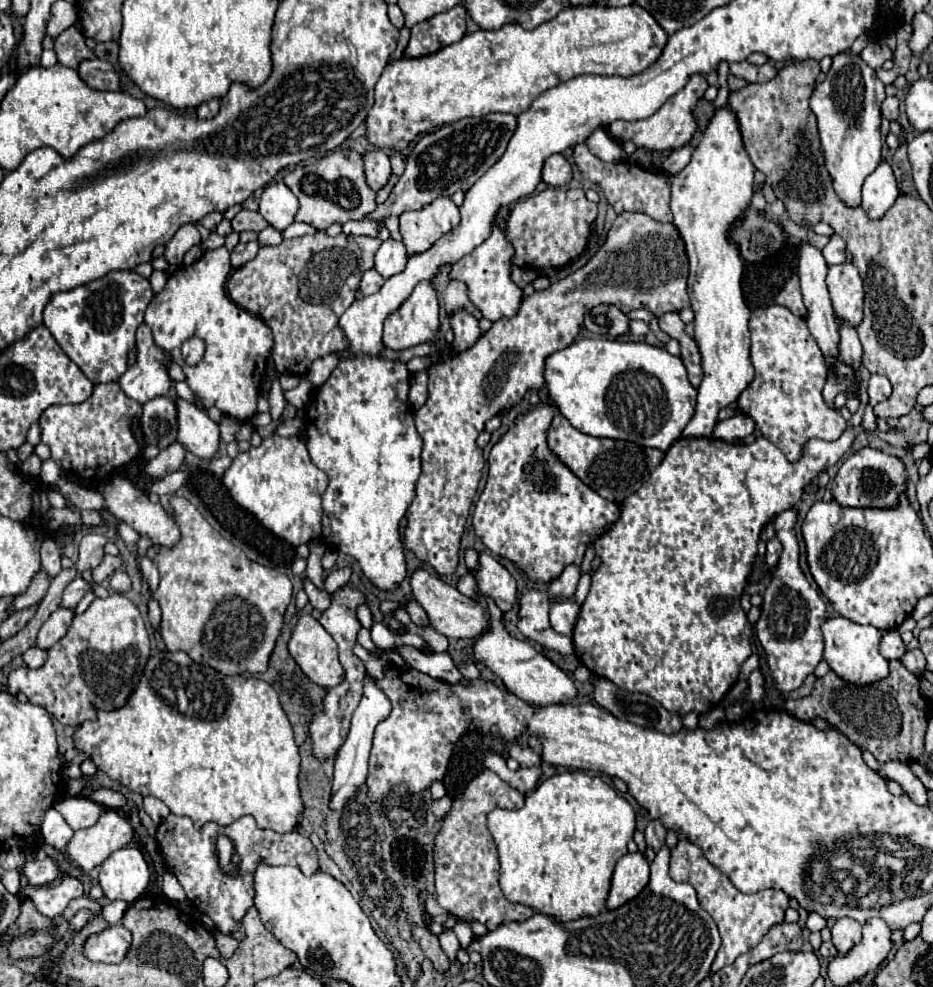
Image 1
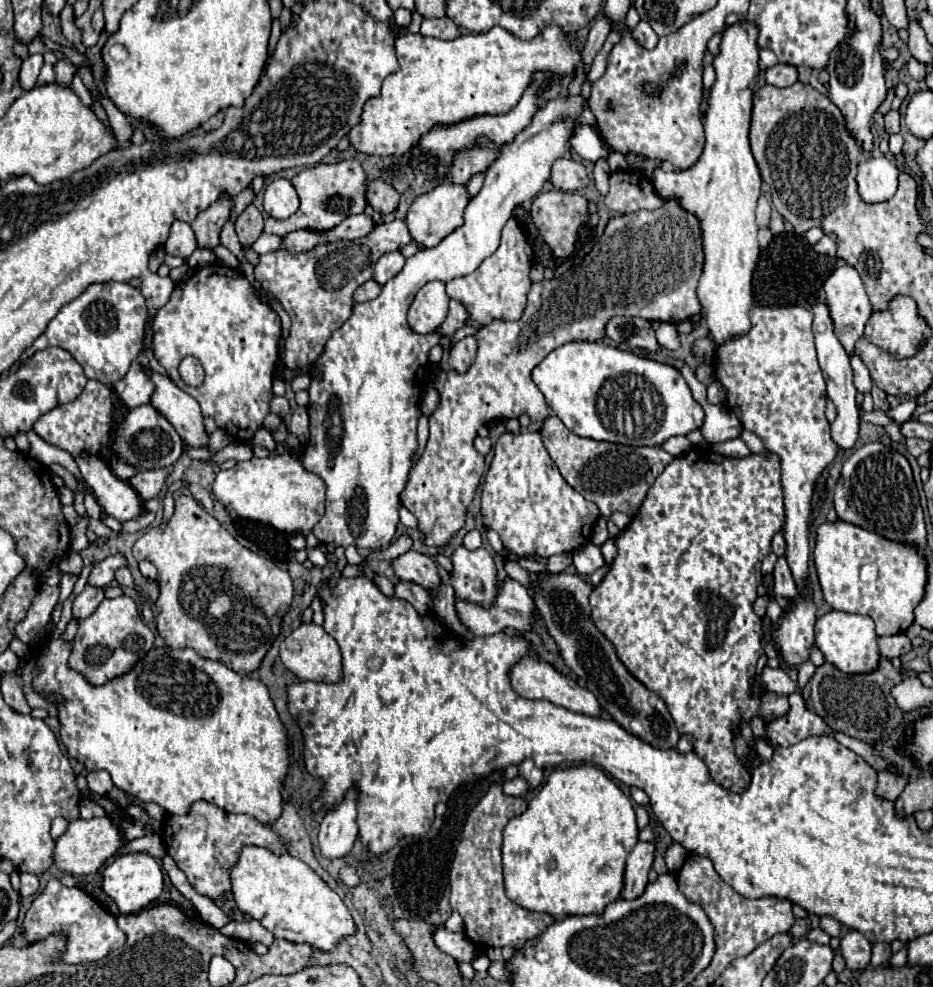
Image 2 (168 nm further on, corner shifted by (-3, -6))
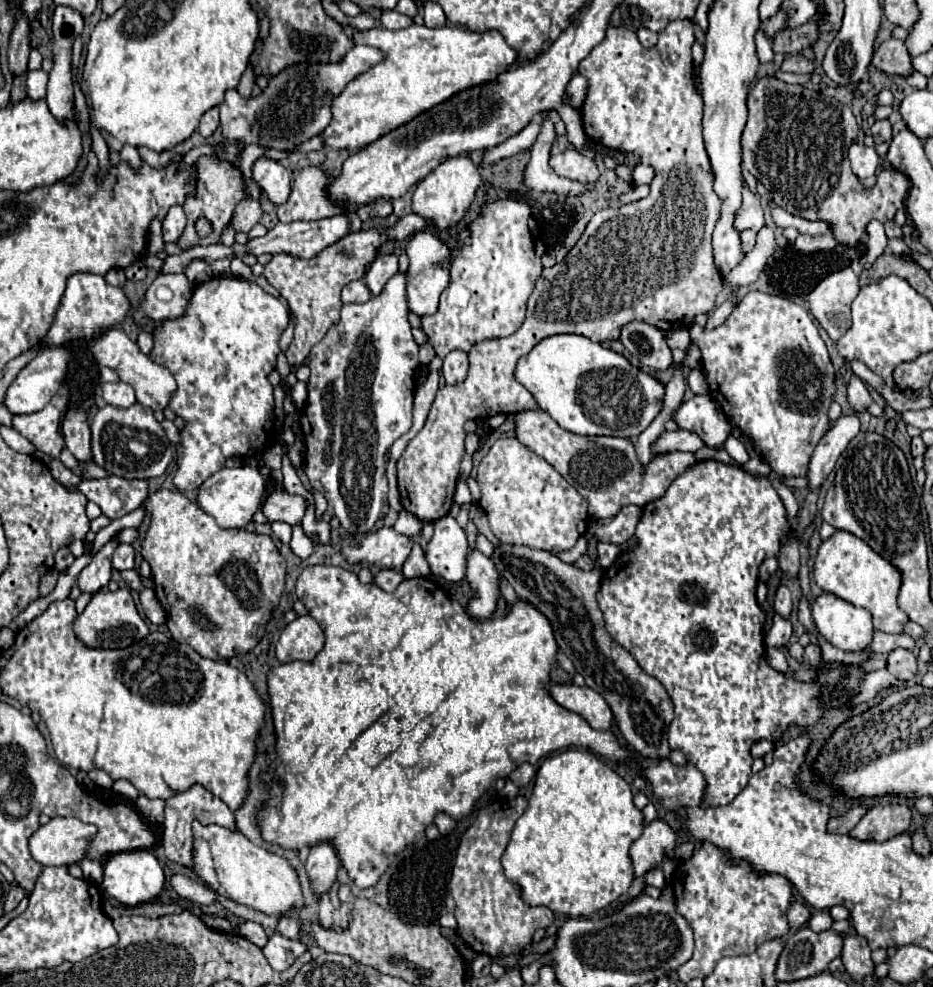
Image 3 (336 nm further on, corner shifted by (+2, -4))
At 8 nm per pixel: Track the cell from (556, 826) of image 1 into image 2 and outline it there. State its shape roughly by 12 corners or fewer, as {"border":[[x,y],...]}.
{"border":[[599,766],[503,830],[505,892],[553,918],[621,896],[639,828]]}

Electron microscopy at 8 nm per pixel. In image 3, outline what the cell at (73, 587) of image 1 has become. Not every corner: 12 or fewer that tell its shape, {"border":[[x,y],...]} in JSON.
{"border":[[120,544],[114,550],[112,568],[132,570],[134,548]]}

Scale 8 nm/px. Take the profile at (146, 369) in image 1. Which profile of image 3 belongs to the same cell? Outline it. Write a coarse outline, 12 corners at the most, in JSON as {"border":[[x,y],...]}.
{"border":[[126,382],[102,386],[102,398],[116,408],[136,402],[134,388]]}

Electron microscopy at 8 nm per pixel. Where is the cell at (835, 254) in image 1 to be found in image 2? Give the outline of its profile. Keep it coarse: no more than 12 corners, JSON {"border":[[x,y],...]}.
{"border":[[823,236],[815,246],[819,254],[835,256],[837,244]]}

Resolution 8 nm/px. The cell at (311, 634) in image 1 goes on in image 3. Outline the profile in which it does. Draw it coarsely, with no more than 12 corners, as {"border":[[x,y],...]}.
{"border":[[312,616],[290,622],[276,644],[280,662],[312,662],[324,630]]}

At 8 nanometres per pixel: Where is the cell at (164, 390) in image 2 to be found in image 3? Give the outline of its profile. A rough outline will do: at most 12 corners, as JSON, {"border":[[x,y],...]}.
{"border":[[120,328],[92,342],[102,366],[136,390],[136,400],[166,410],[174,376],[144,356]]}

